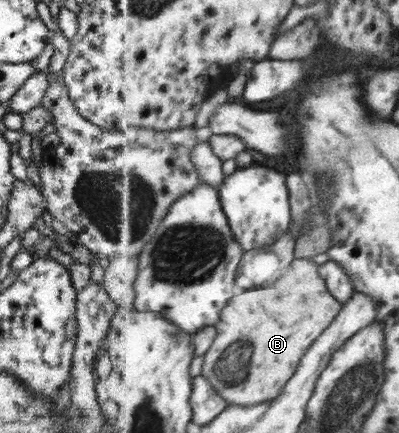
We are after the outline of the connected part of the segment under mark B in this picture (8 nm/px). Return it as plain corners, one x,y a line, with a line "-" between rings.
296,258
294,264
274,284
266,289
239,291
222,312
221,323
215,325
219,336
205,355
203,375
234,405
258,405
282,395
284,388
301,367
302,357
326,333
341,315
345,305
333,294
329,282
322,277
322,267
313,258

